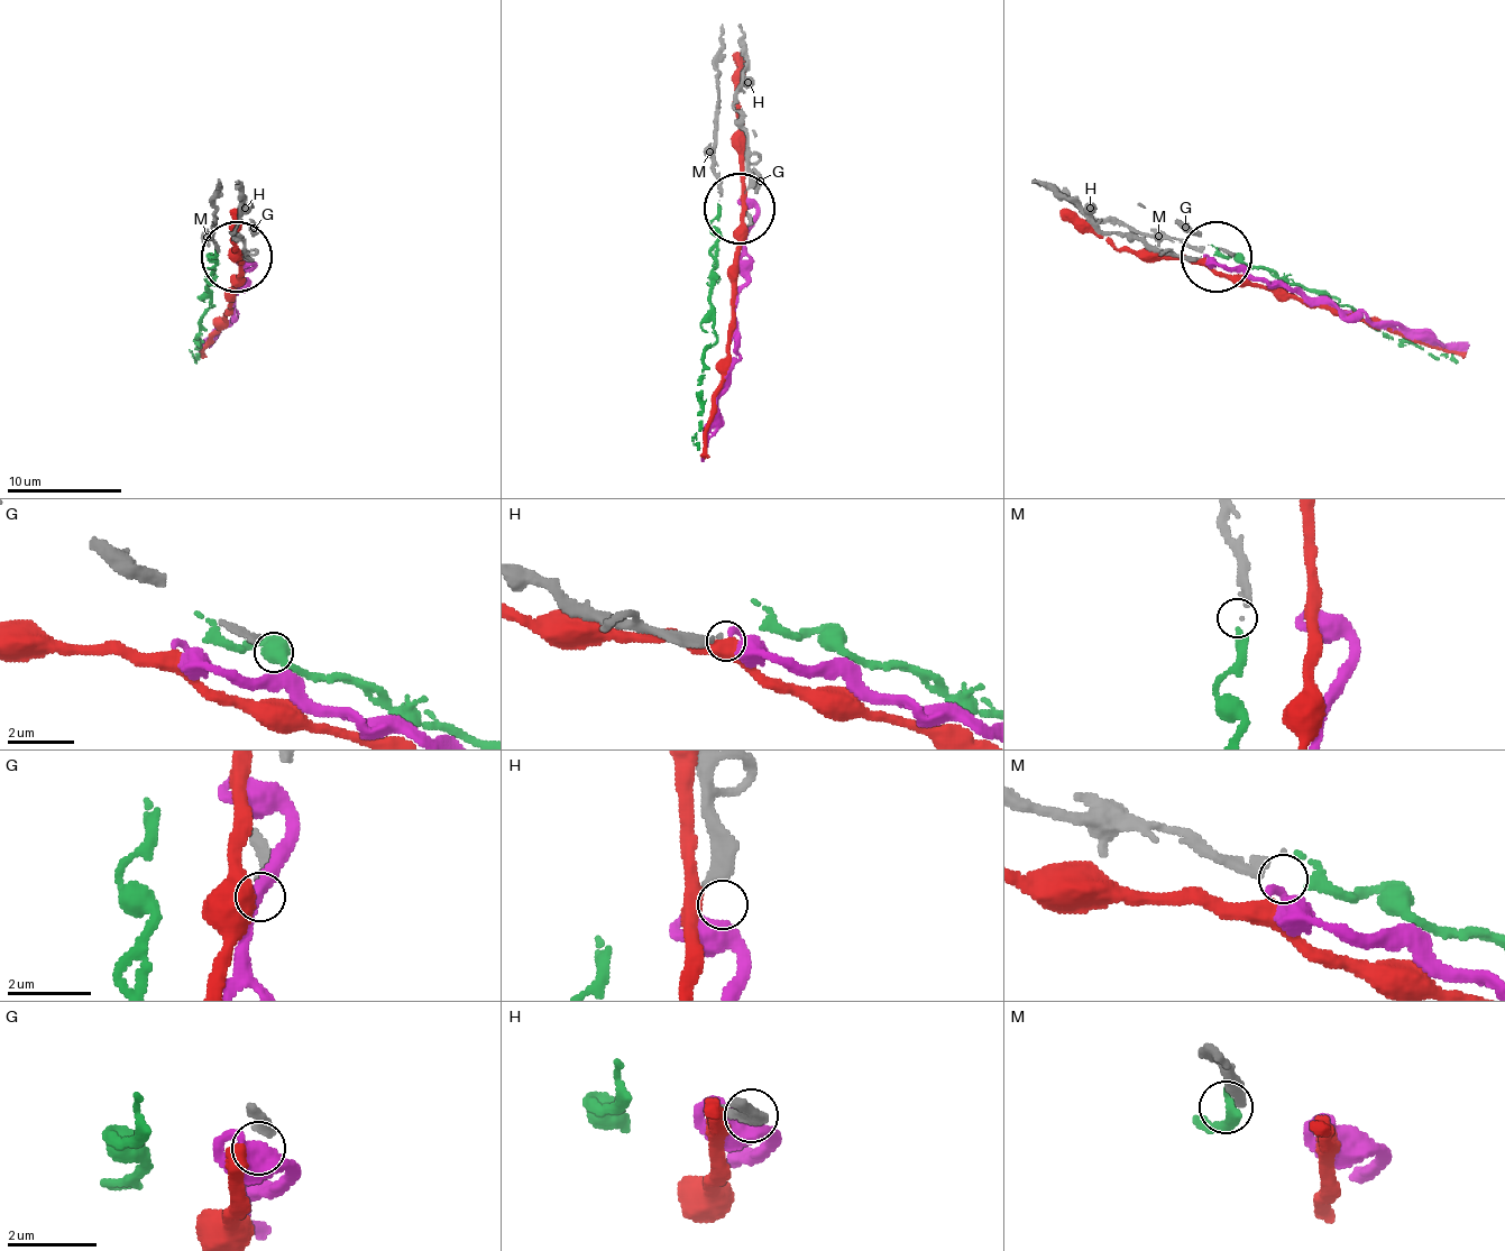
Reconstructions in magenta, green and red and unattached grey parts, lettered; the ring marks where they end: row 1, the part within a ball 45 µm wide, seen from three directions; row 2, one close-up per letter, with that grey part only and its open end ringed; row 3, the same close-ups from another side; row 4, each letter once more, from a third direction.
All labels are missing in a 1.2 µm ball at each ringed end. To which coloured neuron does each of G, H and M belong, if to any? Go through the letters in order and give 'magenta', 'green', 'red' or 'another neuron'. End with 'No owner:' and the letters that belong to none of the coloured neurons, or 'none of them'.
G: another neuron
H: magenta
M: green
No owner: G

